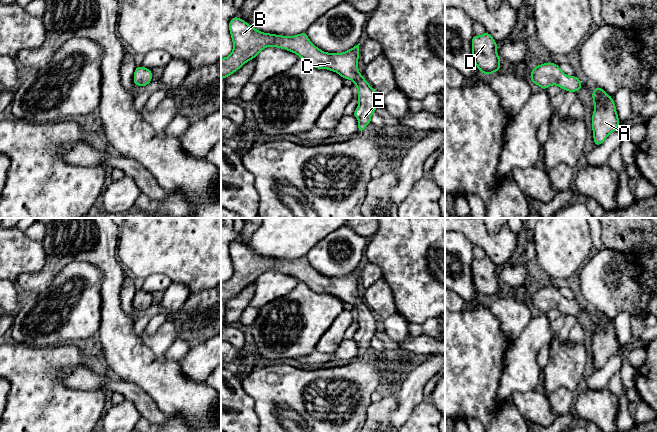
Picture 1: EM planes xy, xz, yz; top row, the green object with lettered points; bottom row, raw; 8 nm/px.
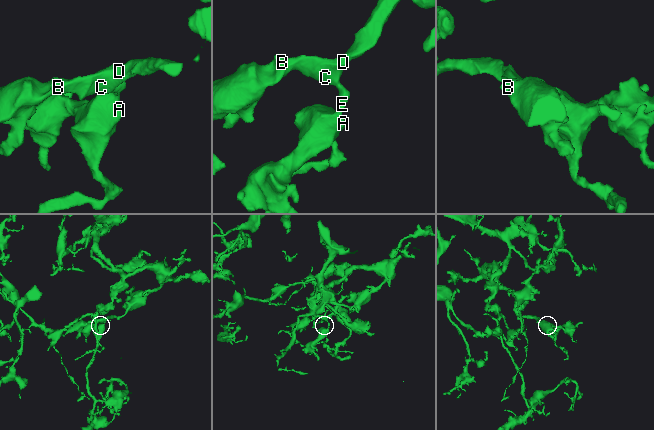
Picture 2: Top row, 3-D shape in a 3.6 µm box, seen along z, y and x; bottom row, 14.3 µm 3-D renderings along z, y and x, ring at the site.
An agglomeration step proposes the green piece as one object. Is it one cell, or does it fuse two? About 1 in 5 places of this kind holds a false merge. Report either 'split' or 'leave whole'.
leave whole

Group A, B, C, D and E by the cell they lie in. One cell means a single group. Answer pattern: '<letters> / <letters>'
A B C D E

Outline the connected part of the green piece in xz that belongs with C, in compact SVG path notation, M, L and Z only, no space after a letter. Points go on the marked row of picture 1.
M238 16L233 17L229 21L229 31L233 42L233 50L227 57L221 59L221 78L226 79L231 74L239 70L245 63L255 59L255 57L265 48L273 46L285 49L289 52L297 54L300 59L306 60L316 69L327 69L338 73L343 79L349 79L354 82L358 91L358 107L354 111L353 116L358 119L359 125L357 132L364 131L366 126L371 123L371 116L375 113L376 107L380 104L379 95L360 74L358 70L359 61L359 45L346 50L343 53L327 53L316 47L308 38L307 33L303 32L294 36L282 36L271 33L258 31L246 21Z

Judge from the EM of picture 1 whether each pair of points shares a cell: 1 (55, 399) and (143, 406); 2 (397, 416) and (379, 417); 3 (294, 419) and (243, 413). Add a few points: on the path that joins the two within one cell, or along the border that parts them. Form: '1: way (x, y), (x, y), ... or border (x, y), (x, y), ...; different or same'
1: border (81, 389), (101, 389), (104, 392); different
2: border (397, 397), (397, 407), (390, 414), (389, 421); different
3: border (246, 394), (254, 401), (254, 411), (259, 421); different

